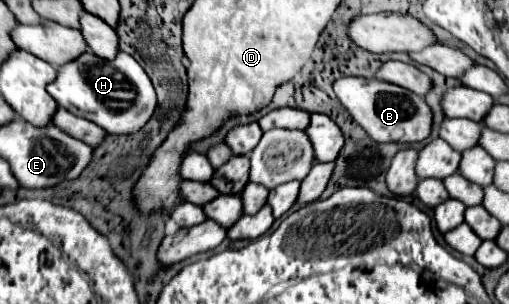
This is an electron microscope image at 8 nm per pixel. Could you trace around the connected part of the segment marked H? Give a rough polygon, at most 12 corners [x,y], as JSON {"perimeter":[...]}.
{"perimeter":[[90,51],[48,93],[112,135],[138,133],[156,91],[136,59]]}

